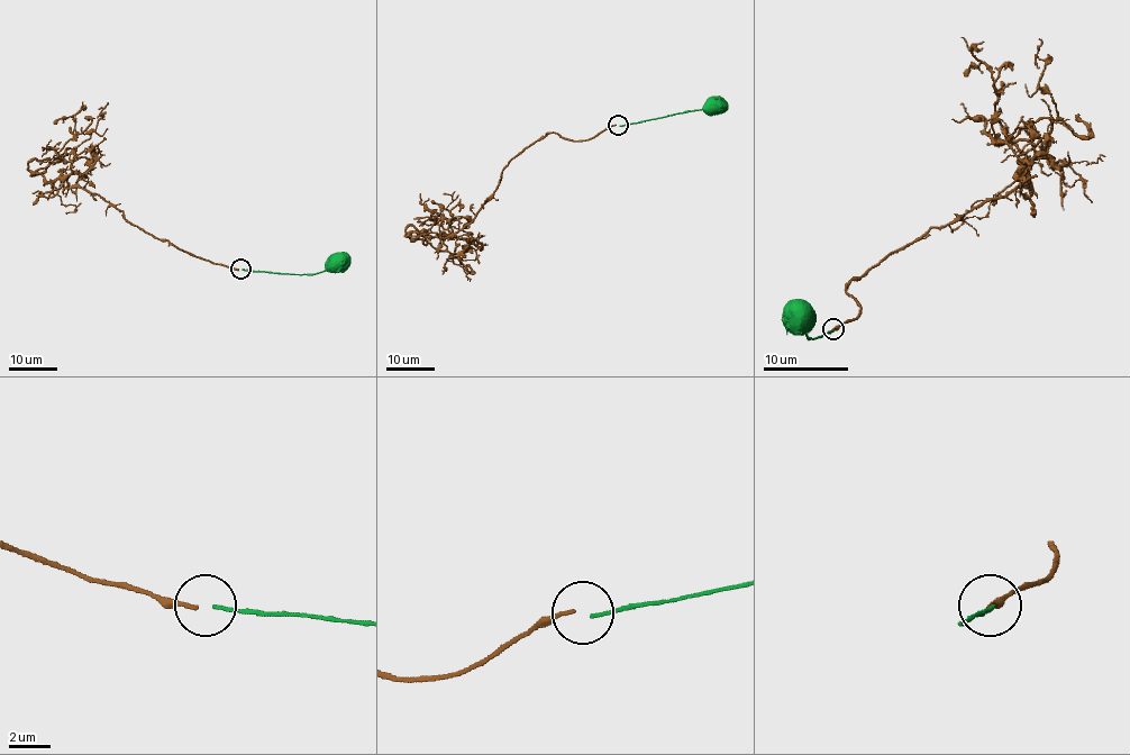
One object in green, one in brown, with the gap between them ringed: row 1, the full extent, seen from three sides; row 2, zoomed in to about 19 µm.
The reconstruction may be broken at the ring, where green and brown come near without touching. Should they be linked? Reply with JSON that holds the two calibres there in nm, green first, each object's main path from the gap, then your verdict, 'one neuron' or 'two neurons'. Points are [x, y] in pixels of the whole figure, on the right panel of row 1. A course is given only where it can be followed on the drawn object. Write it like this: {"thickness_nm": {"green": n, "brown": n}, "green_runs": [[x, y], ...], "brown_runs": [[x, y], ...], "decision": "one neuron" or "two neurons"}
{"thickness_nm": {"green": 150, "brown": 190}, "green_runs": [[834, 329], [809, 338], [792, 317]], "brown_runs": [[832, 329], [859, 315], [847, 287], [864, 272], [1030, 184], [1009, 136], [1057, 117], [1038, 84], [1038, 37]], "decision": "two neurons"}

